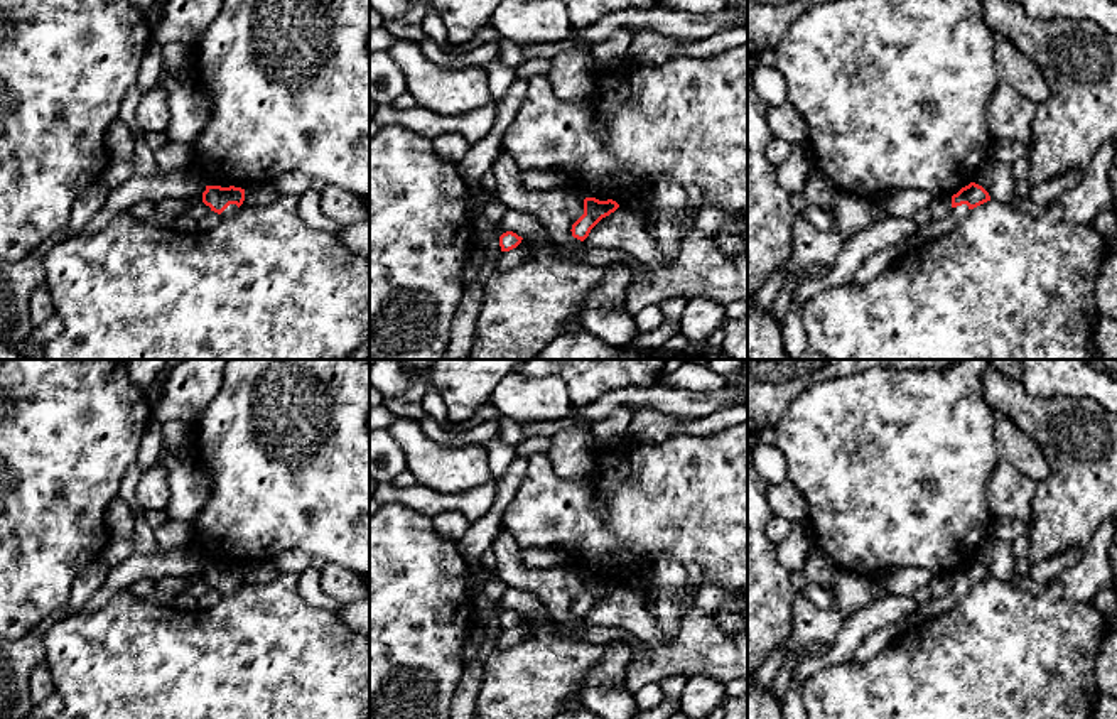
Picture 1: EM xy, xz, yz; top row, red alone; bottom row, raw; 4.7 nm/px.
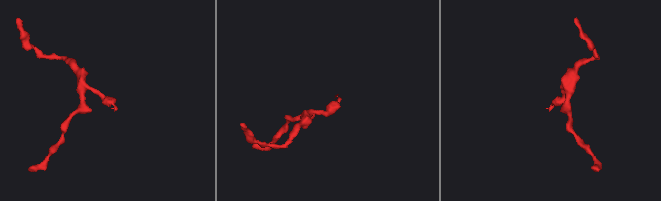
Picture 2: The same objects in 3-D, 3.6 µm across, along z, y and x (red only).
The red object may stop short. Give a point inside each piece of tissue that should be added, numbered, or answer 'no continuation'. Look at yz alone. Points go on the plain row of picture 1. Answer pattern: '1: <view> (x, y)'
1: yz (935, 606)

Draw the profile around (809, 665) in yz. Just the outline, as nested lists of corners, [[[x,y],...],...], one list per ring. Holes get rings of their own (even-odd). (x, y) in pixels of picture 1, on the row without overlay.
[[[888,594],[879,601],[855,609],[842,621],[830,651],[801,658],[791,673],[791,682],[803,687],[818,670],[835,663],[850,663],[852,655],[866,636],[889,624],[904,626],[913,621],[918,608],[920,603],[913,596]]]

